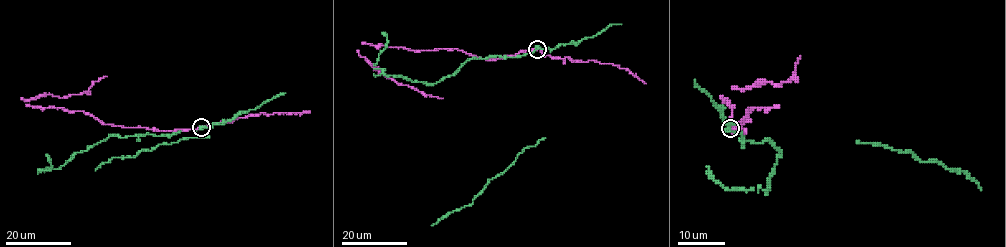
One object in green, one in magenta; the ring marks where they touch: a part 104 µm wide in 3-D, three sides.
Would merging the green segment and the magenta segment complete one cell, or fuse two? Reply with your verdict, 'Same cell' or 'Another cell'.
Another cell

